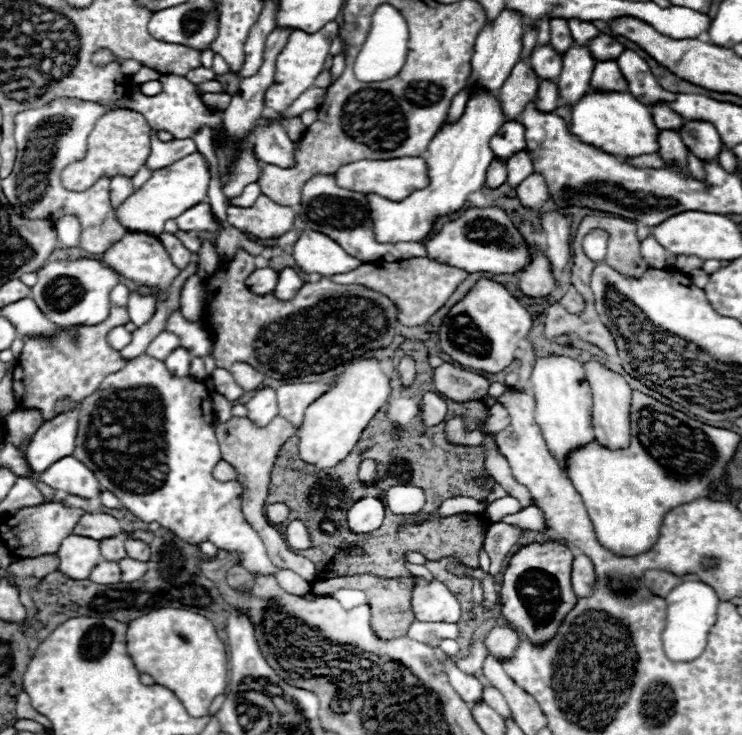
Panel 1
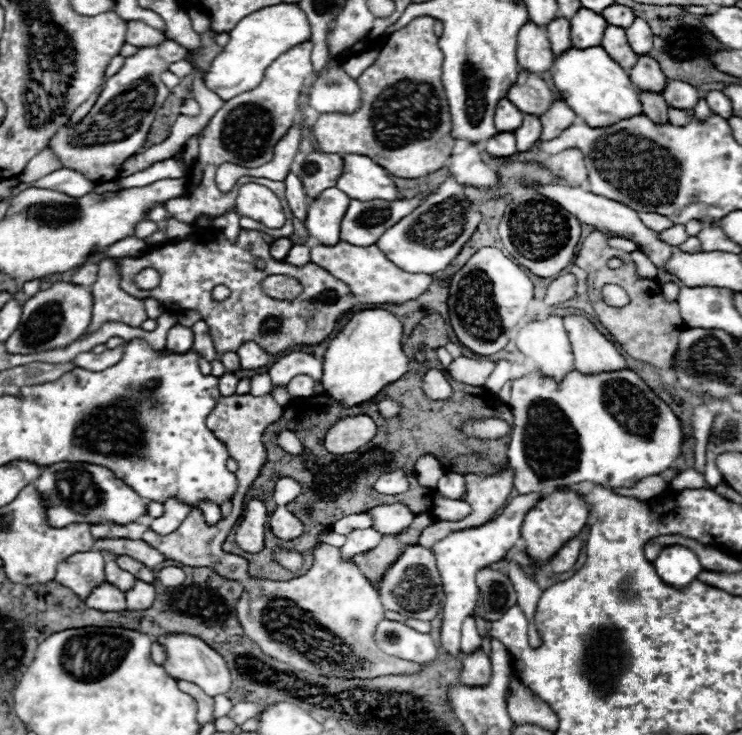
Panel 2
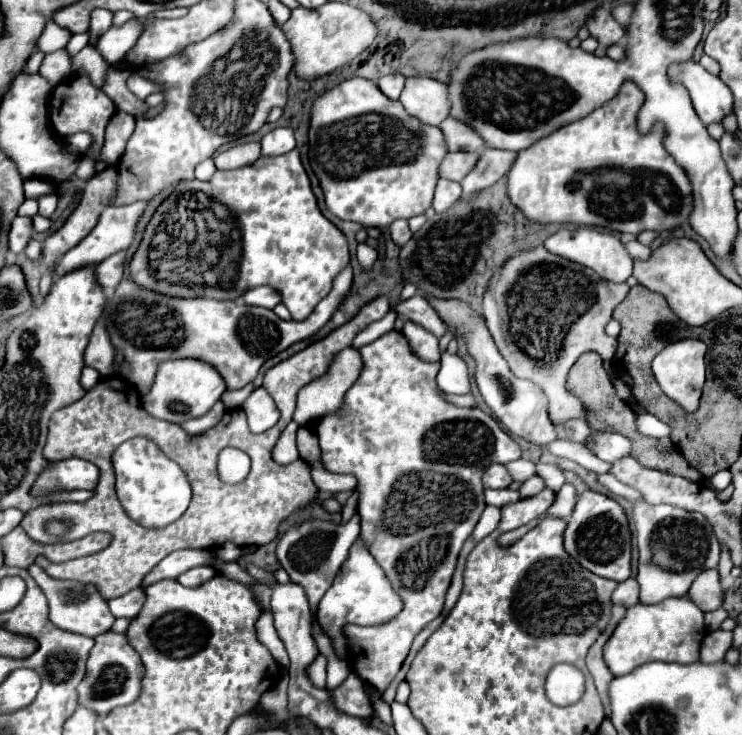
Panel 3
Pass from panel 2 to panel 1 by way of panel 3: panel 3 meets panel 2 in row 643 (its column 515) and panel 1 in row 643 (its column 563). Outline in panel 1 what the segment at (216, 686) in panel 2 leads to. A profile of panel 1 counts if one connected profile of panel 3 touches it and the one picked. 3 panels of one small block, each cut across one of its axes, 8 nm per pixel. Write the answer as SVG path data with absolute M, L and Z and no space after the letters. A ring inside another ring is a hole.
M160 608L144 614L128 624L126 646L136 668L150 674L156 684L172 690L182 700L188 714L194 718L206 716L210 702L226 692L226 646L218 638L212 622L200 614L178 608Z

